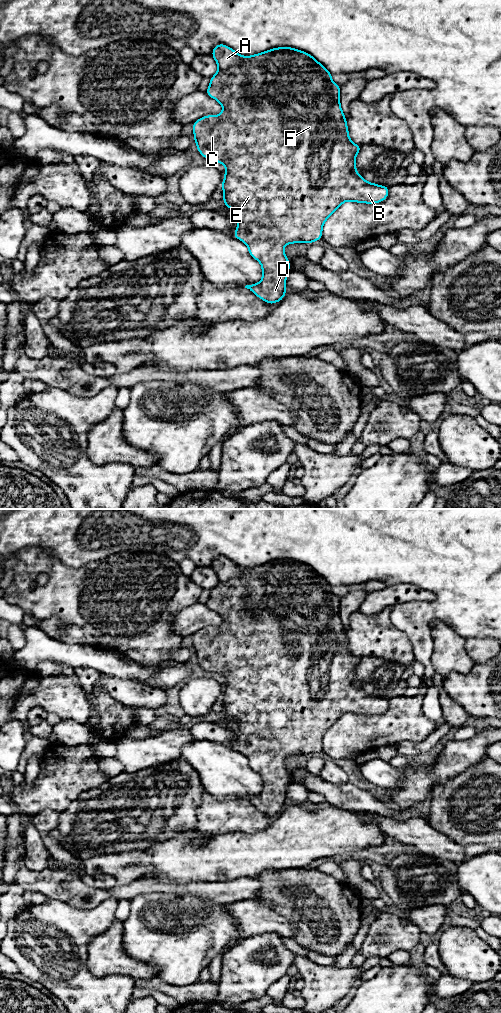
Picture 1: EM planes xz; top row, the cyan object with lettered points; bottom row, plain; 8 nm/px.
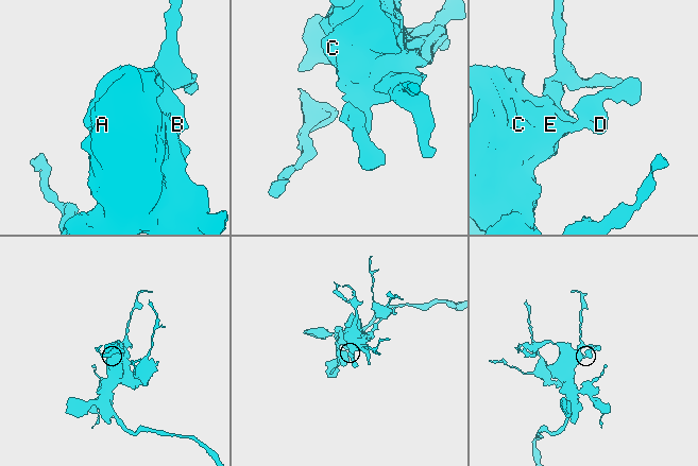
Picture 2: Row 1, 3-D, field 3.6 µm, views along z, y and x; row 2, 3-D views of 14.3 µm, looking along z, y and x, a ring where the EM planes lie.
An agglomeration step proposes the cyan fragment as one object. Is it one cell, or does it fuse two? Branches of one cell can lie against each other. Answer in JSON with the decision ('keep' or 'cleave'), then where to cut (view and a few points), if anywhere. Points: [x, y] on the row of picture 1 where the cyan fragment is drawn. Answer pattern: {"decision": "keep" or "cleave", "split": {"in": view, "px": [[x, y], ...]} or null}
{"decision": "keep", "split": null}

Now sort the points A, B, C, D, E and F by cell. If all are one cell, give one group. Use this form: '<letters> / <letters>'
A B C D E F

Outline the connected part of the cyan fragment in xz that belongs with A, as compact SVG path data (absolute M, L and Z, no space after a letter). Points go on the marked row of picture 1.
M224 44L216 45L211 55L217 62L218 72L210 78L210 85L206 93L222 105L223 112L216 116L207 115L195 121L193 123L194 141L204 158L220 162L226 167L225 178L221 183L224 194L223 203L234 212L234 219L239 224L234 232L234 237L248 246L250 255L259 261L262 266L262 280L257 284L246 285L245 288L268 304L273 304L280 302L286 294L286 277L290 271L290 260L284 253L285 244L310 244L322 239L322 228L325 221L345 201L368 204L382 202L387 198L389 189L387 186L367 182L357 173L355 158L361 146L354 144L349 138L346 117L340 106L340 86L331 80L332 74L313 56L291 47L280 47L247 57L238 54Z

